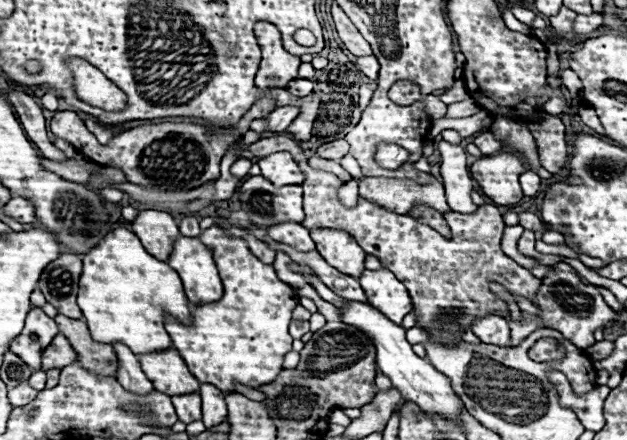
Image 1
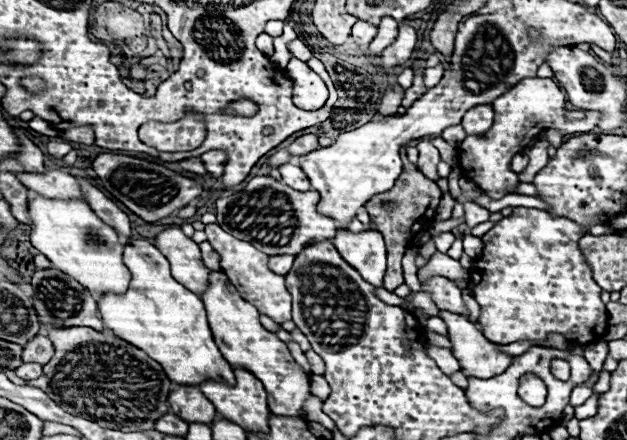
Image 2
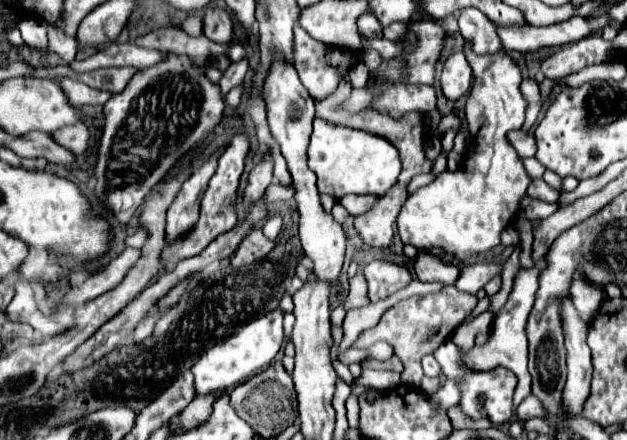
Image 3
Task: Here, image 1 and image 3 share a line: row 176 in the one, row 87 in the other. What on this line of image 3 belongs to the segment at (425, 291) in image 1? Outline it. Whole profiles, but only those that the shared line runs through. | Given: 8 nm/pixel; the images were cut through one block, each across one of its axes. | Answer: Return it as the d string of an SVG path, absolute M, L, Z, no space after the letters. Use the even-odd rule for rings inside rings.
M301 26L294 27L294 67L303 86L314 100L322 100L330 96L340 84L340 80L360 62L360 56L362 56L360 52L346 50L346 48L334 48L330 44L314 40Z

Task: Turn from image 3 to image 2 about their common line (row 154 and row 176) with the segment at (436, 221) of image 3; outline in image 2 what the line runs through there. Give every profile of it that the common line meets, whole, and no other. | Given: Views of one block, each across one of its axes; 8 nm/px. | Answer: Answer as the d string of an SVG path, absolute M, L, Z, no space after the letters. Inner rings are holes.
M528 78L518 82L492 102L494 106L494 124L484 134L470 134L458 146L458 162L466 178L470 178L480 190L484 190L492 200L500 200L506 194L516 192L520 184L518 174L510 170L510 160L514 154L524 152L534 136L548 128L558 128L562 134L590 132L598 126L600 112L586 112L584 120L566 118L566 96L552 78Z

